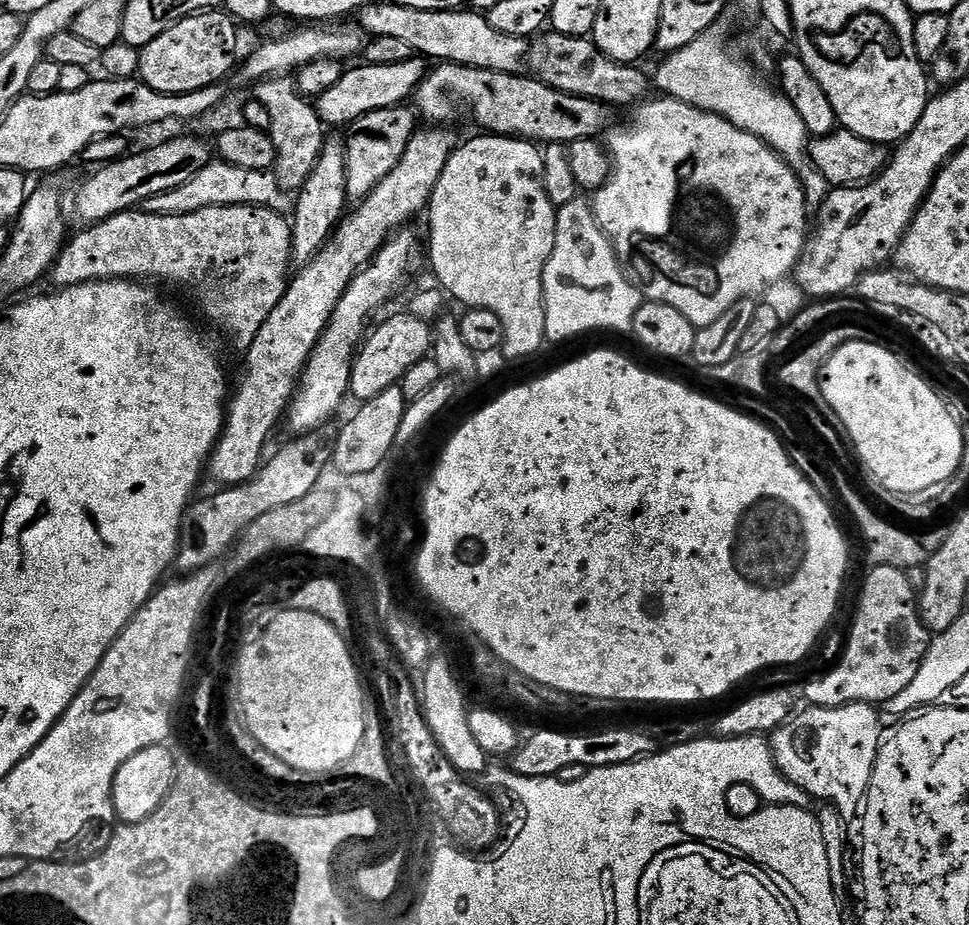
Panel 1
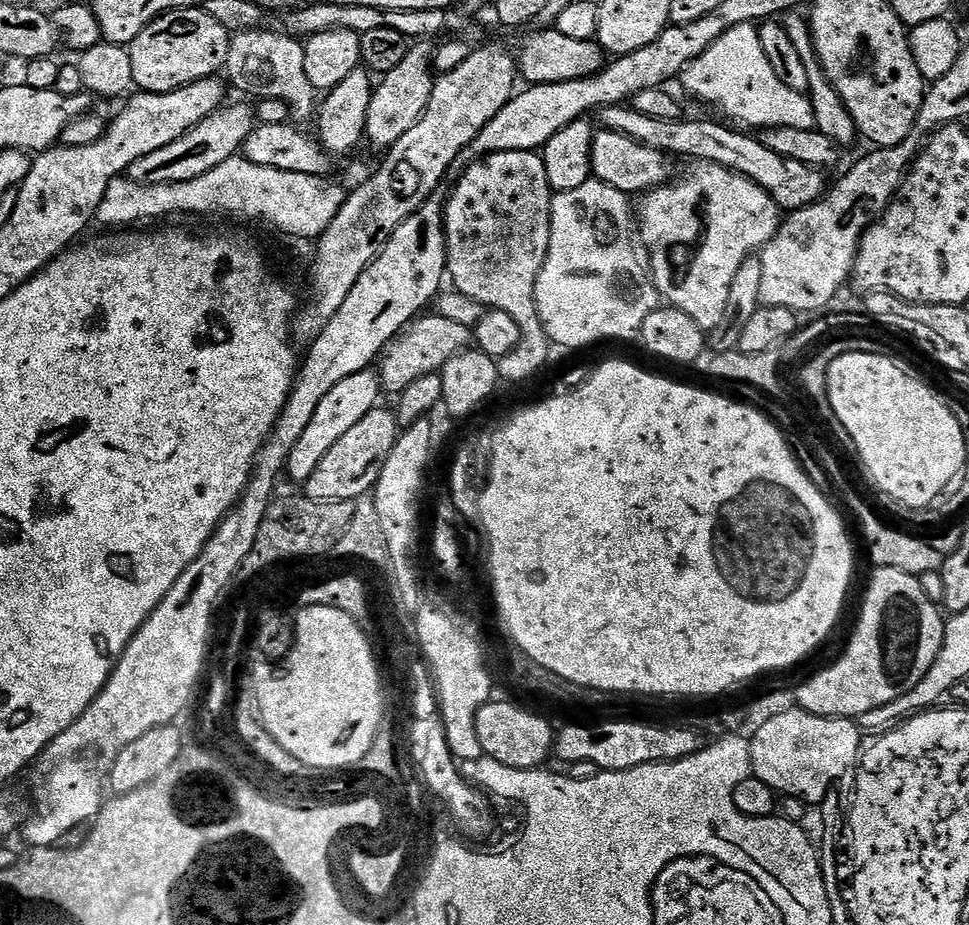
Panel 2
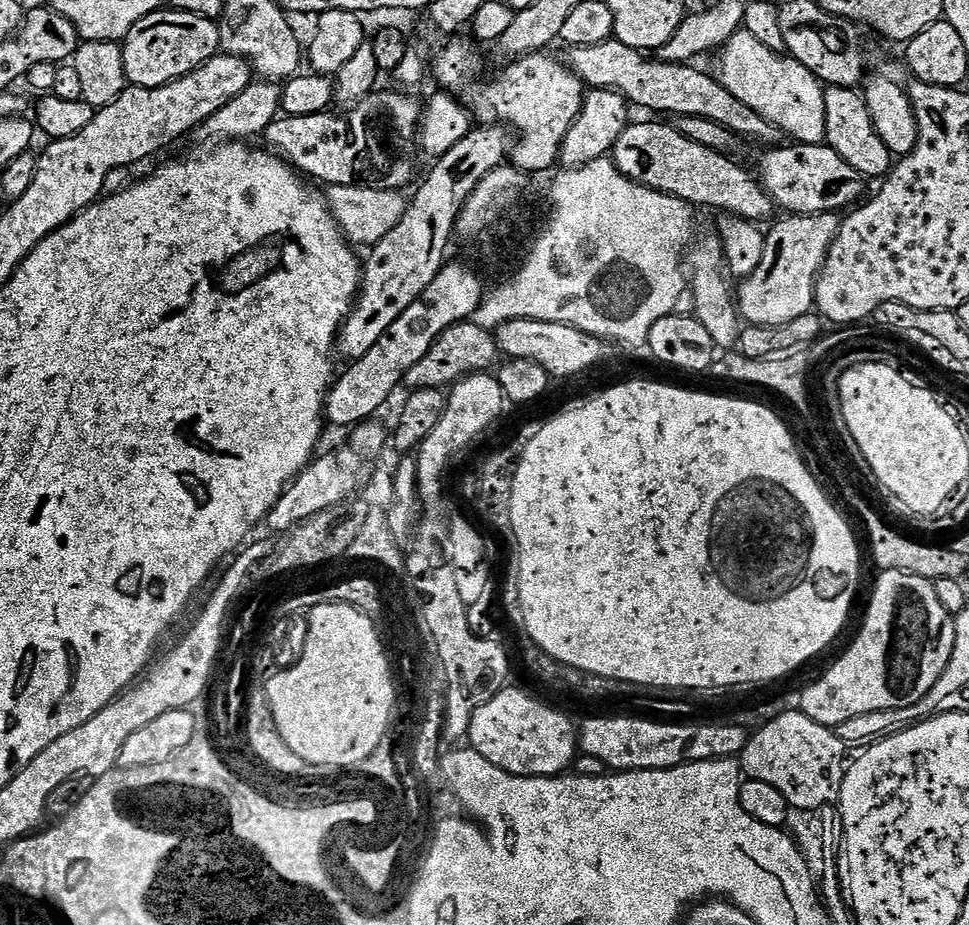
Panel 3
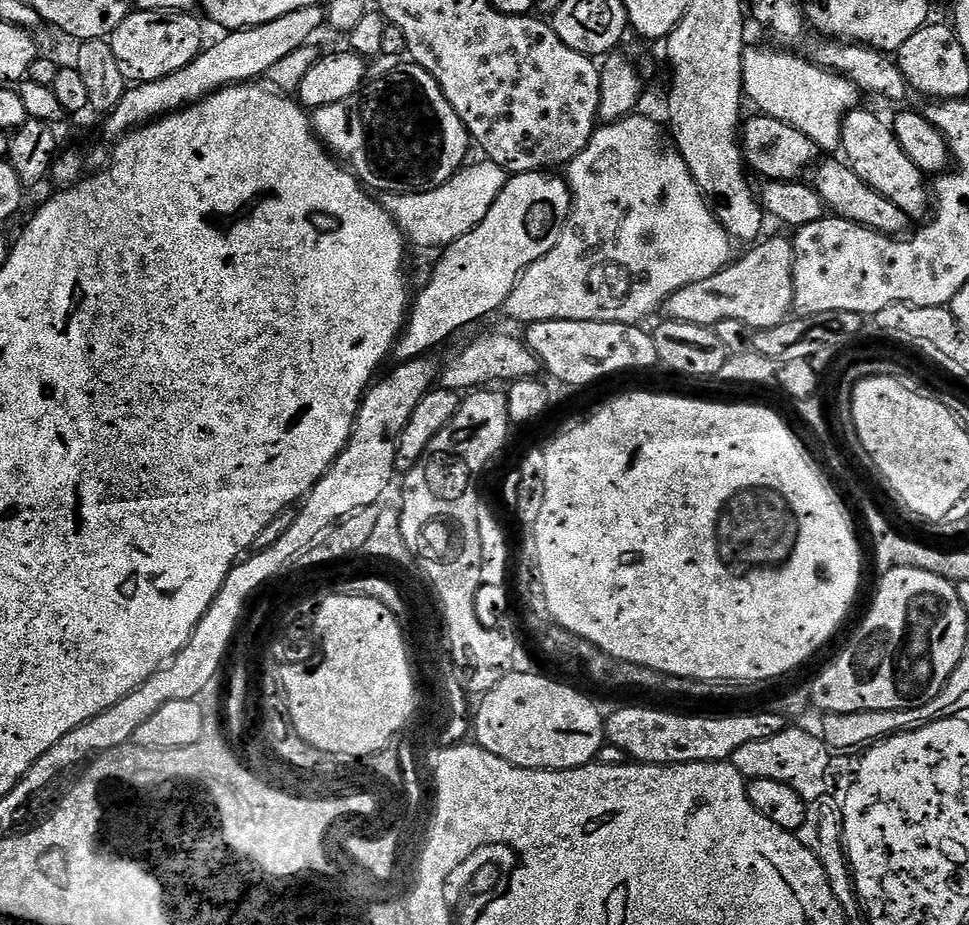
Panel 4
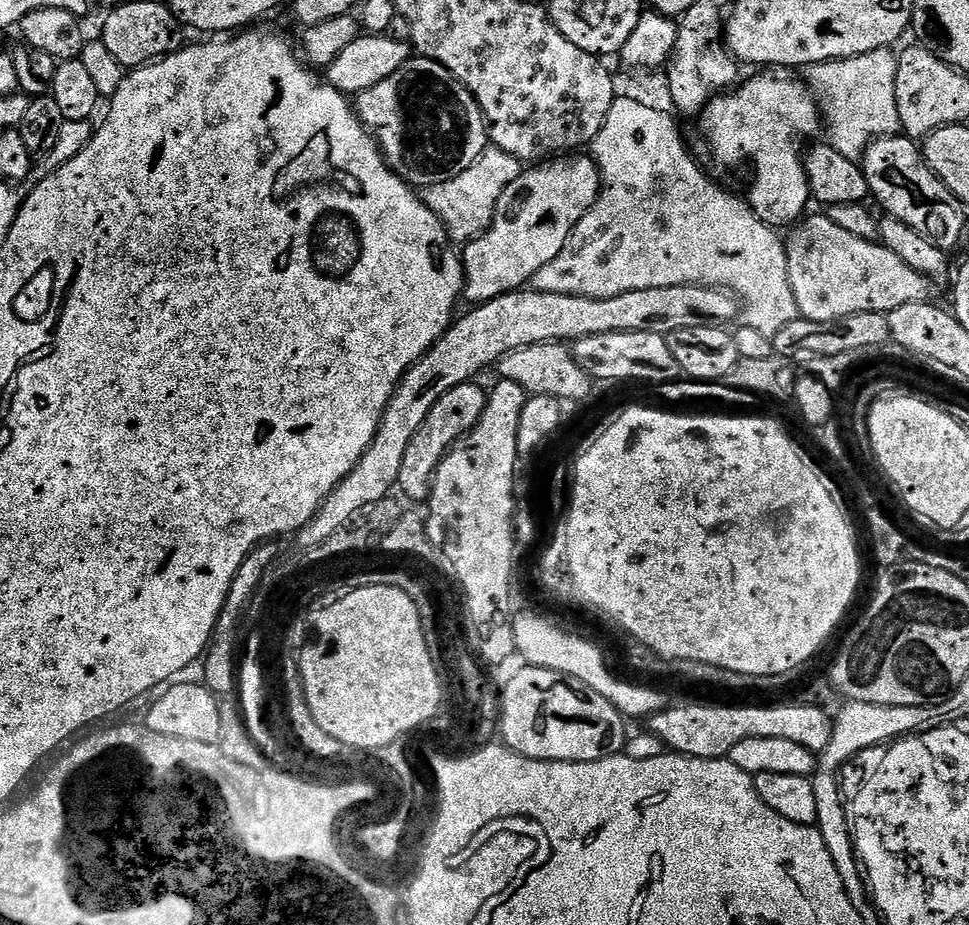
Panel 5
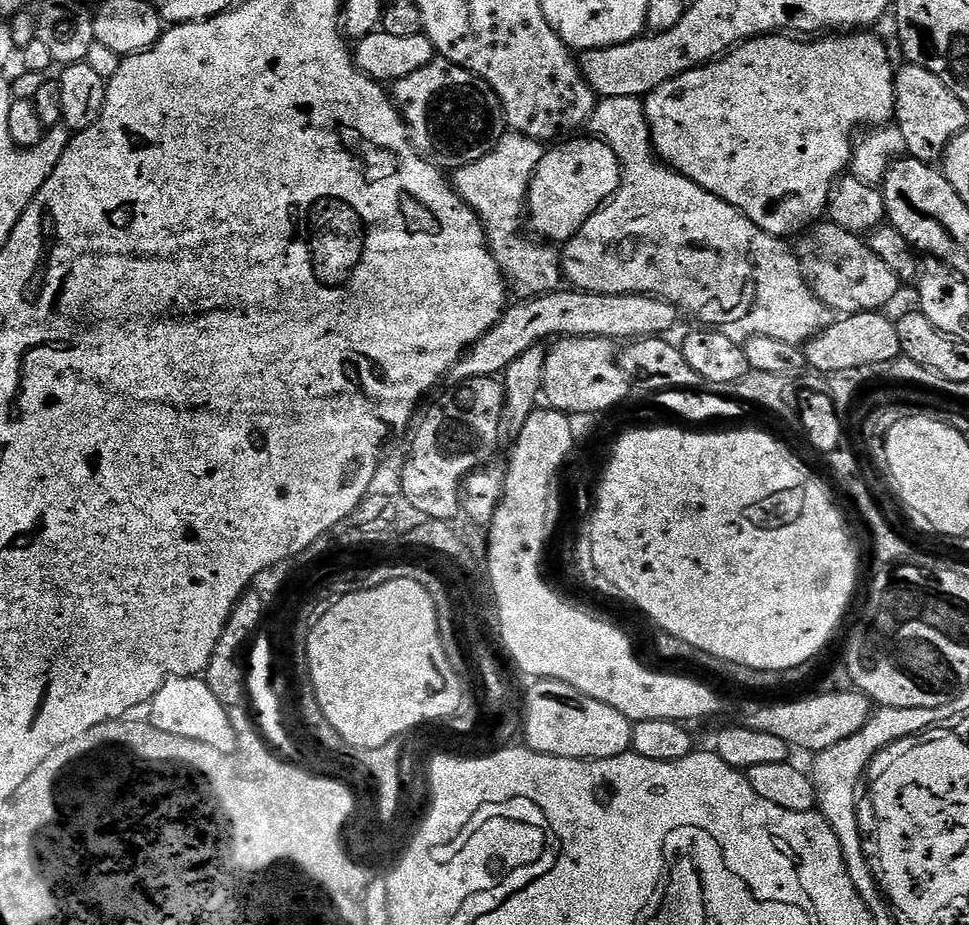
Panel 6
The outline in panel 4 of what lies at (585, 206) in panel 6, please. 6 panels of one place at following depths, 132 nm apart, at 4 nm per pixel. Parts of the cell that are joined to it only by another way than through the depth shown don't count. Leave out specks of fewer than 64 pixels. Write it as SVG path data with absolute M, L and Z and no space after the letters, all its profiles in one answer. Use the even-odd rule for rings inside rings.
M548 170L542 172L517 172L509 175L502 194L498 194L494 206L490 206L490 214L486 214L486 218L482 218L482 222L474 230L470 230L470 234L458 238L453 244L443 249L441 256L444 257L437 262L436 269L433 270L432 277L428 280L428 285L417 296L415 293L414 303L411 305L410 315L405 323L404 331L400 339L396 341L394 349L395 359L403 362L405 360L416 360L420 356L428 356L431 353L431 348L436 348L439 344L446 343L455 332L462 331L467 324L476 324L483 316L488 316L491 312L497 311L499 313L510 298L510 294L518 287L520 278L523 276L525 270L534 262L541 260L546 254L550 254L550 250L554 250L554 246L558 246L558 238L562 238L562 230L566 226L570 213L572 213L572 190L568 187L568 181L563 175L553 174Z

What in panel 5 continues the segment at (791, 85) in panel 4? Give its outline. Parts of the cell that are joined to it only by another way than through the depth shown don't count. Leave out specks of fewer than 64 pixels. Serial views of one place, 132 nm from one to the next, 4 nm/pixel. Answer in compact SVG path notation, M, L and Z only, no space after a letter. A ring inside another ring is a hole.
M883 48L845 60L827 60L807 69L806 80L811 91L822 98L822 120L826 132L828 128L827 143L832 144L842 158L863 161L864 153L874 140L901 135L898 98L894 98L897 59L892 48Z

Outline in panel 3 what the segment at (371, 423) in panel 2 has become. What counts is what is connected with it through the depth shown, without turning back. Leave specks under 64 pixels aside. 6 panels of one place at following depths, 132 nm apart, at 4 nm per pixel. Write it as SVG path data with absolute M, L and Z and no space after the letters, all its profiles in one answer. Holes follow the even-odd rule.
M351 448L322 457L319 455L291 482L279 501L268 512L264 523L265 529L283 535L309 517L349 501L353 497L351 495L355 495L367 481L368 469L366 470L365 464L367 463L362 455Z

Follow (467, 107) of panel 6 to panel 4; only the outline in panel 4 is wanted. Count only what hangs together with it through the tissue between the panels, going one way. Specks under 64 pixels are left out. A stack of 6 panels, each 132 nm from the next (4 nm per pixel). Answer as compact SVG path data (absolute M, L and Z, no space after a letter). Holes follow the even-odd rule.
M415 62L407 63L408 64L398 65L393 72L388 72L385 76L378 77L377 80L369 79L360 91L350 94L350 98L342 98L342 102L334 102L330 106L317 108L310 116L312 127L317 137L326 145L329 153L347 165L352 175L355 176L365 188L376 194L403 194L406 192L434 190L438 186L442 186L452 176L455 176L461 168L465 167L466 161L469 159L467 156L468 144L470 148L470 137L466 126L462 122L462 118L458 118L454 106L450 106L450 98L446 98L446 94L442 94L442 86L438 86L434 74L430 74L420 64Z

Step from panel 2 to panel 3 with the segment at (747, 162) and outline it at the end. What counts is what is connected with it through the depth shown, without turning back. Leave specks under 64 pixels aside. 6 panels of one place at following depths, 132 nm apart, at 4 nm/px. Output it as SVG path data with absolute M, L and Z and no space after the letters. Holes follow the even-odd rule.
M792 142L789 145L789 148L769 147L760 156L758 179L777 209L785 208L785 213L794 216L817 216L820 212L840 214L861 199L859 196L864 192L865 181L860 172L842 158L842 154L829 148L827 143Z

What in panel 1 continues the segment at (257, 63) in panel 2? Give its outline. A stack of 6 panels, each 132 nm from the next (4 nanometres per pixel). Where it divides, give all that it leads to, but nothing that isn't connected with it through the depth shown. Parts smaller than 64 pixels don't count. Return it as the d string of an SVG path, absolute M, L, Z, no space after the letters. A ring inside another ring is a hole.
M295 79L262 80L255 85L254 91L256 91L254 99L262 102L262 106L266 106L266 111L270 113L270 126L267 133L272 137L276 151L274 165L276 180L285 190L299 190L310 178L310 174L322 154L326 139L326 125L316 113L315 103L309 97L300 94Z

